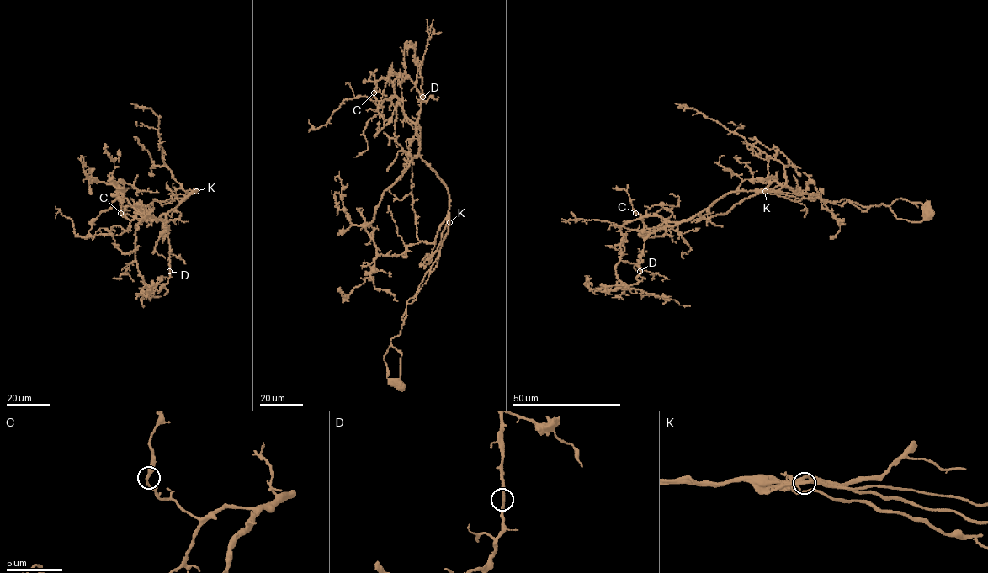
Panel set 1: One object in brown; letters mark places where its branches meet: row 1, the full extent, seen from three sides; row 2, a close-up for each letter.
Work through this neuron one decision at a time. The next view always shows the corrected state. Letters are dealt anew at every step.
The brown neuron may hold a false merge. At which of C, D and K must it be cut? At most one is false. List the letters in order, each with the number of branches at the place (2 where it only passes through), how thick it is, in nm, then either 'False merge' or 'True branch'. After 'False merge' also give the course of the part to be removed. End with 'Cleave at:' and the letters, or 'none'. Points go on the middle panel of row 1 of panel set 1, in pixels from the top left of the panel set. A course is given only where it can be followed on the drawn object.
C: Branches: 2. Thickness 280 nm. True branch
D: Branches: 2. Thickness 280 nm. True branch
K: Branches: 2. Thickness 280 nm. False merge. Course of the part to remove: (449, 222), (448, 188), (419, 154), (422, 96), (411, 79), (403, 76), (401, 92), (404, 118), (413, 129)
Cleave at: K

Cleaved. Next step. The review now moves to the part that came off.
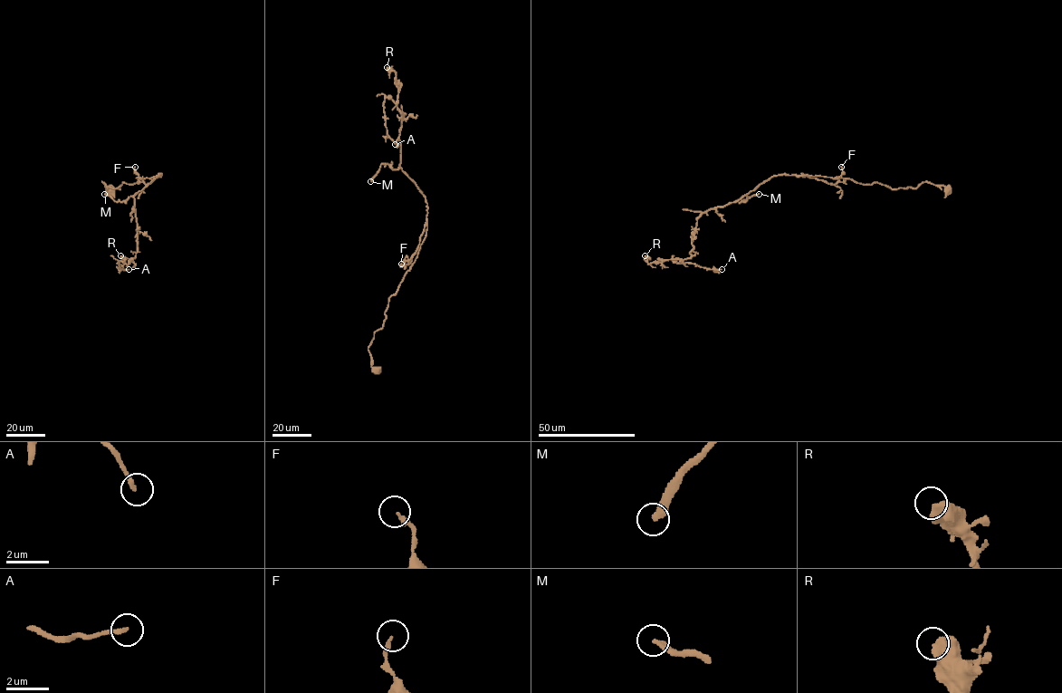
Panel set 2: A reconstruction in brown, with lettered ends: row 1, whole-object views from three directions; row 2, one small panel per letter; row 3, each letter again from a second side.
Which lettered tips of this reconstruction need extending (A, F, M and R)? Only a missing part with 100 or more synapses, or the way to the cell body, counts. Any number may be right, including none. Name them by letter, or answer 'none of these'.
M

